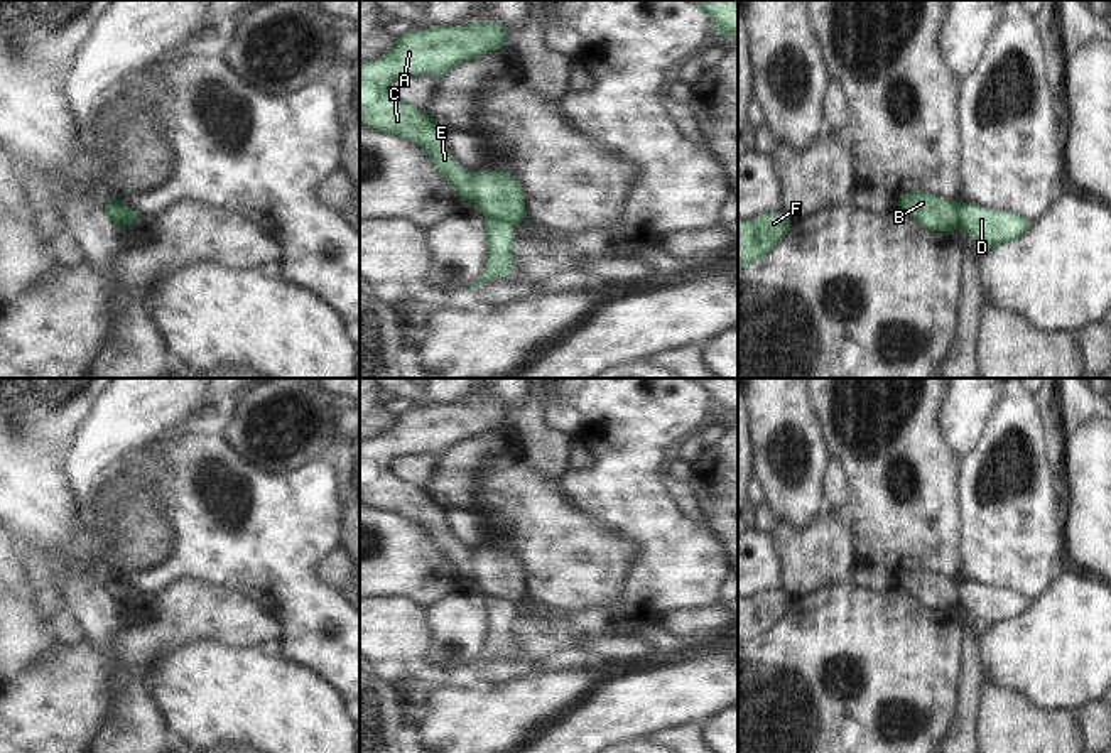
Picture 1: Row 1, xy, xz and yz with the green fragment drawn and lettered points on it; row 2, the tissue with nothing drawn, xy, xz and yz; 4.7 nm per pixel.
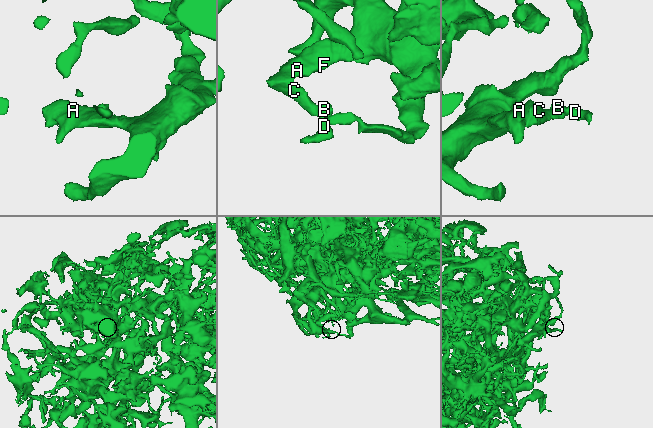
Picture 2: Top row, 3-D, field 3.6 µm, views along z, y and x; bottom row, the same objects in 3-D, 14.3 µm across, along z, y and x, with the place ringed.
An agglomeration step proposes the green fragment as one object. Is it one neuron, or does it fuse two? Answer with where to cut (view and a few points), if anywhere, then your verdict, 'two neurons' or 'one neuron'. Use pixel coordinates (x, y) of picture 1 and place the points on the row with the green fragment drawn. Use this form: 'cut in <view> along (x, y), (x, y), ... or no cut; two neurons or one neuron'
cut in xz along (485, 216), (510, 225); two neurons

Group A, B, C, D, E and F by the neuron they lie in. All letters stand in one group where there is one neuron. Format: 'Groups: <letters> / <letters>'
Groups: A B C E F / D.

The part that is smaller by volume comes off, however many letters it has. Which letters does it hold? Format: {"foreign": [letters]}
{"foreign": ["D"]}

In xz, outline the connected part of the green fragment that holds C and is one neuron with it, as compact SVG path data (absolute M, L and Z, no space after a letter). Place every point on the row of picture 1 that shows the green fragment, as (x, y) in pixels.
M498 22L431 25L397 37L397 46L360 62L360 123L419 144L451 182L459 201L473 201L486 219L515 225L527 216L522 186L507 171L469 172L459 167L442 142L446 133L424 110L397 100L390 84L400 78L441 78L458 64L508 46Z

